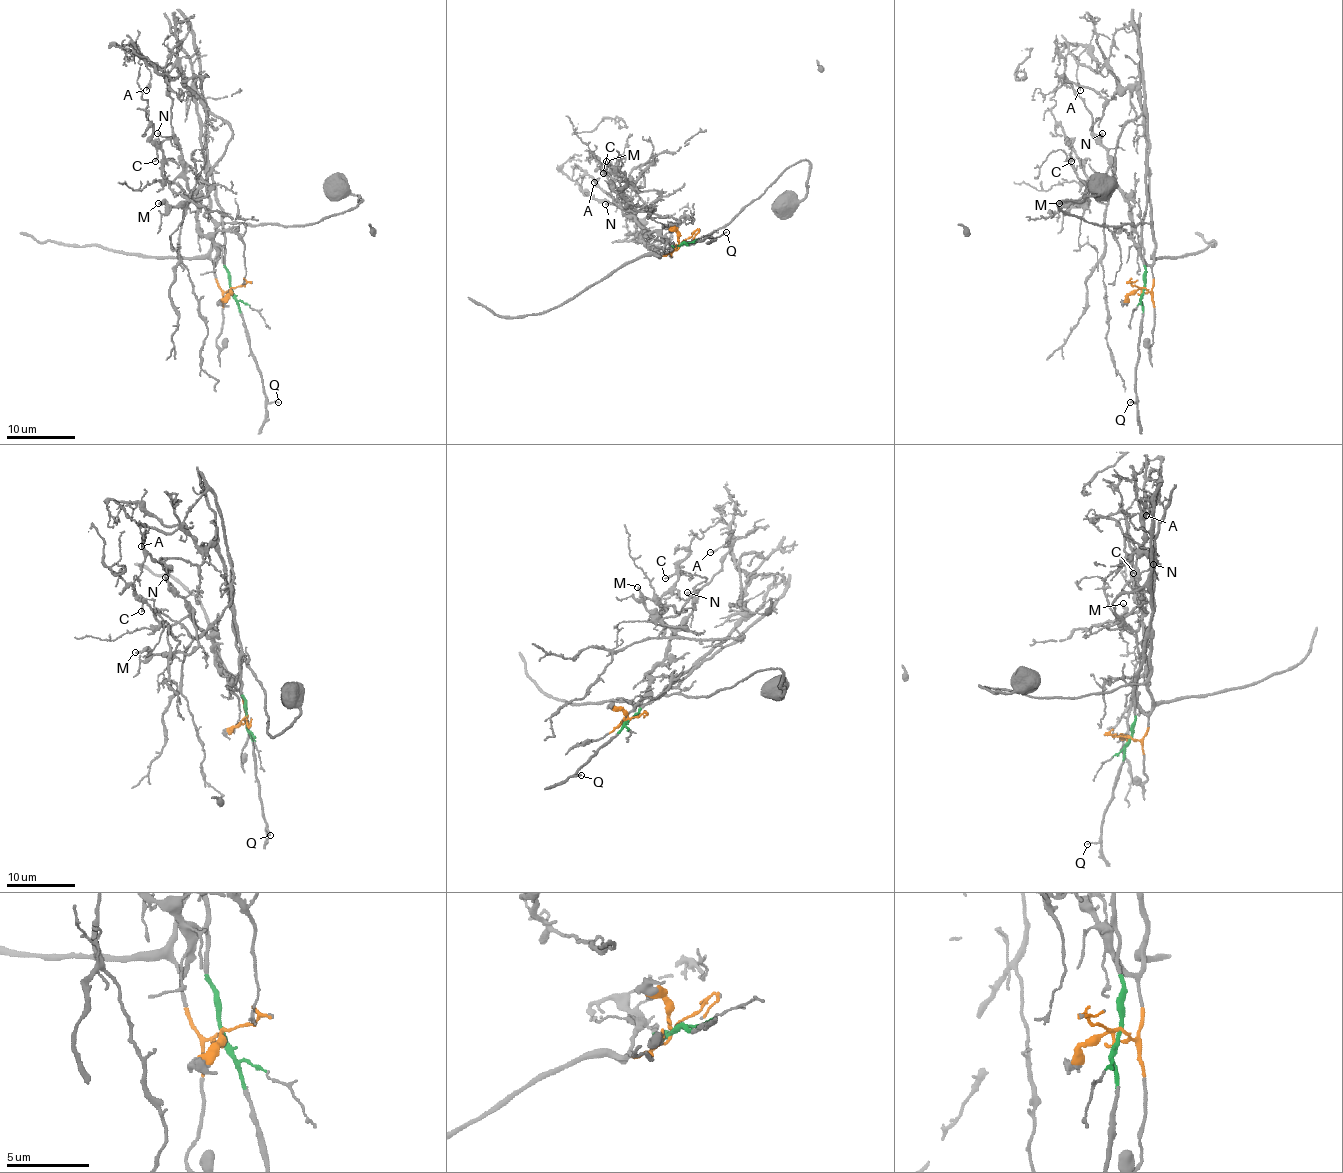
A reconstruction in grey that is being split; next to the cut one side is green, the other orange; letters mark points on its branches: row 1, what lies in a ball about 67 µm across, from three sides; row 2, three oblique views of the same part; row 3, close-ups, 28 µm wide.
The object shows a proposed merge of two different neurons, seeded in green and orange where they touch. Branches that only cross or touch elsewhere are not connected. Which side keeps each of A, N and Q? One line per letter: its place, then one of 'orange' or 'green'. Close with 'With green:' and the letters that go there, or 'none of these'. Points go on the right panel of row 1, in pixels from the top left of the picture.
A: place (1080, 90); green
N: place (1102, 133); orange
Q: place (1130, 402); green
With green: A, Q

